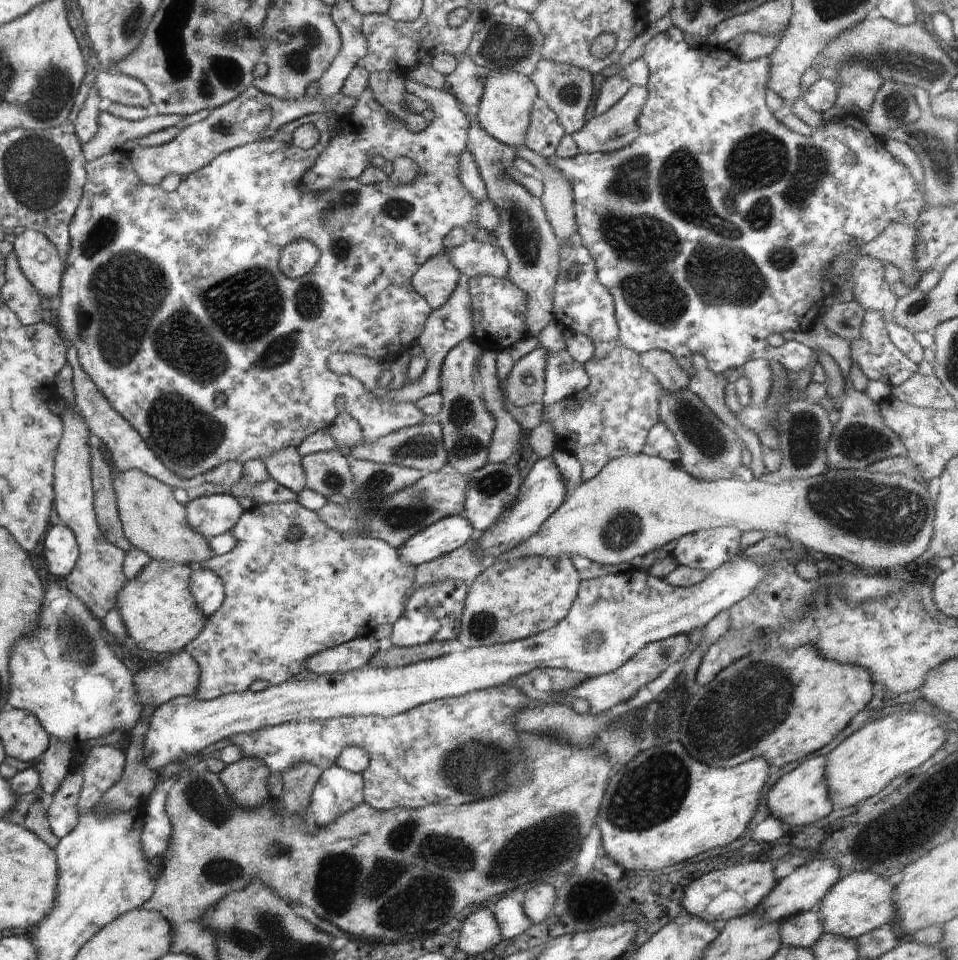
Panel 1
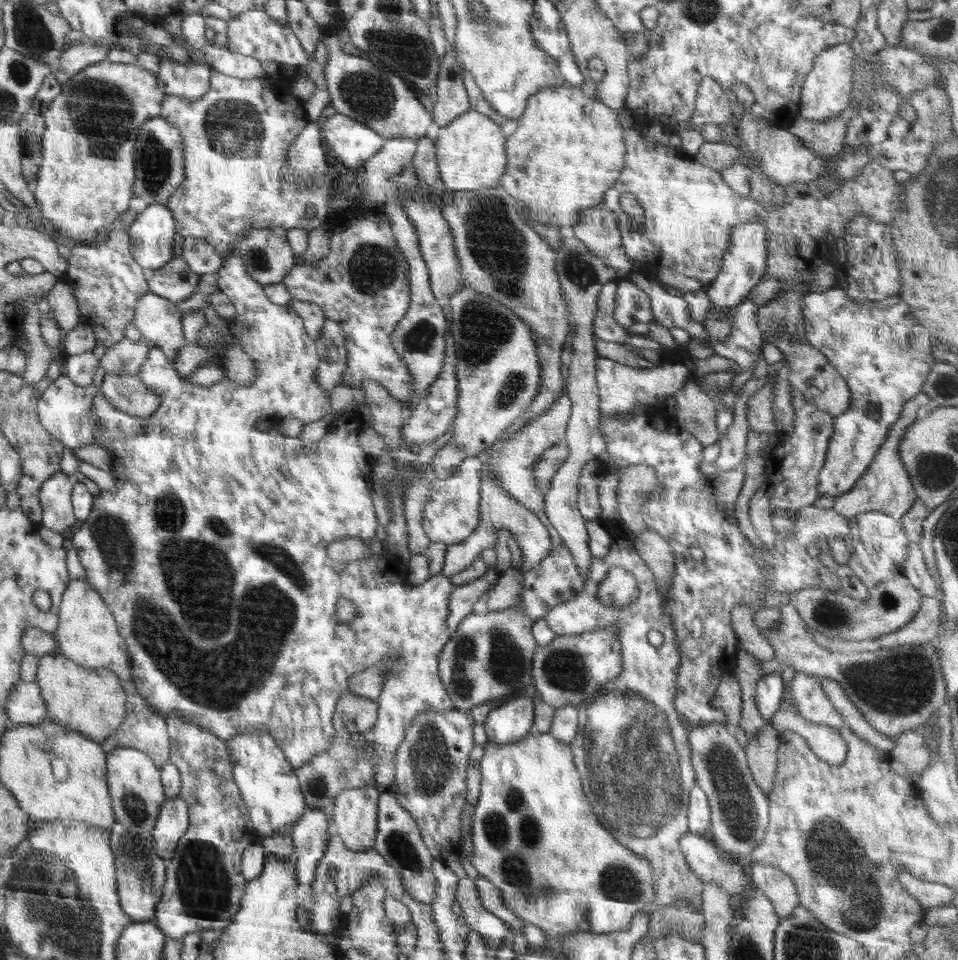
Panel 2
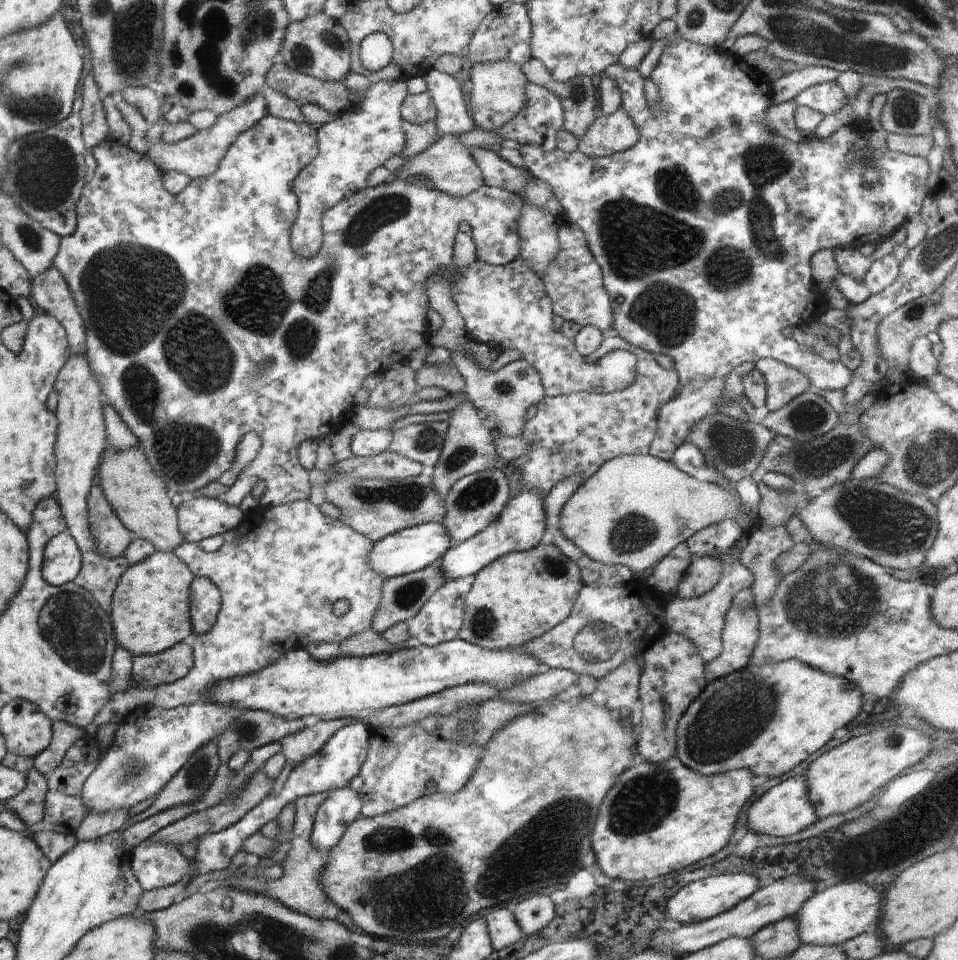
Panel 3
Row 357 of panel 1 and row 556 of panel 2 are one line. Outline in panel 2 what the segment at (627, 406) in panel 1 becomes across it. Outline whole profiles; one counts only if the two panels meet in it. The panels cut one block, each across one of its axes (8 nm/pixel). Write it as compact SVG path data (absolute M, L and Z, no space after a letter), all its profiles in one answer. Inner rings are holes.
M590 460L584 464L578 477L577 508L586 521L596 521L604 526L610 533L612 544L606 556L592 558L589 576L586 578L582 593L568 602L562 602L553 606L548 614L545 614L552 632L556 636L568 634L580 634L584 631L601 629L602 627L618 627L618 639L620 639L620 653L622 653L622 672L618 678L604 684L604 688L598 692L592 700L582 701L577 708L577 733L572 742L569 742L573 754L573 761L593 812L597 815L598 822L614 834L614 838L628 847L640 858L648 858L650 866L657 869L654 878L654 901L640 912L650 916L652 912L671 906L674 902L686 902L695 912L702 909L703 882L688 866L686 858L679 850L678 840L688 828L687 810L689 806L689 791L697 784L695 770L691 764L691 750L688 742L689 725L674 709L674 697L676 697L676 673L680 665L680 654L677 648L677 639L670 618L666 617L662 610L663 596L658 590L653 573L643 562L630 540L624 538L619 520L602 514L598 505L599 483L604 476L599 473L599 460ZM614 568L622 568L632 574L637 582L638 597L632 603L626 605L623 610L619 608L605 608L596 592L599 585ZM658 630L664 641L660 646L652 646L648 641L648 632Z

